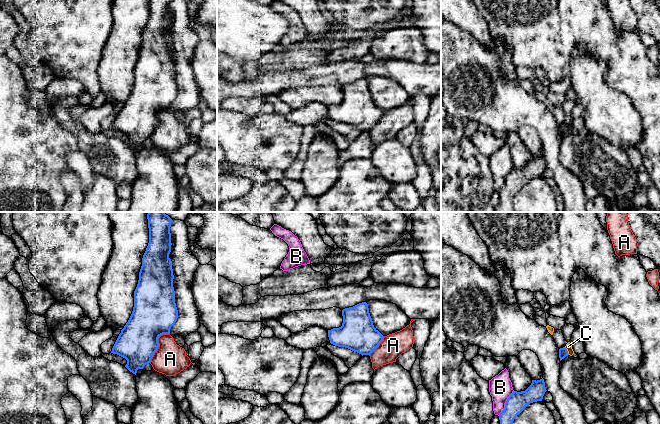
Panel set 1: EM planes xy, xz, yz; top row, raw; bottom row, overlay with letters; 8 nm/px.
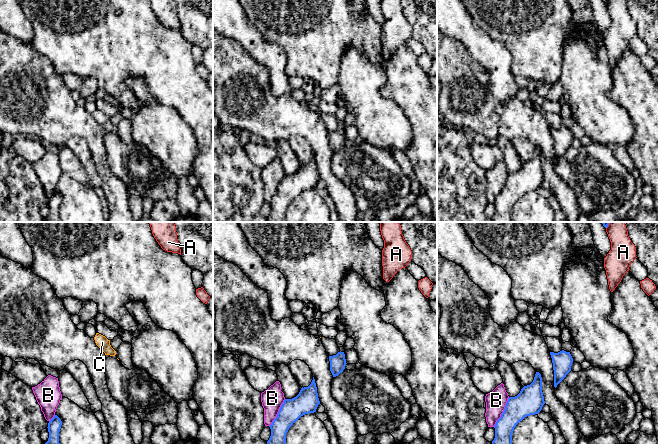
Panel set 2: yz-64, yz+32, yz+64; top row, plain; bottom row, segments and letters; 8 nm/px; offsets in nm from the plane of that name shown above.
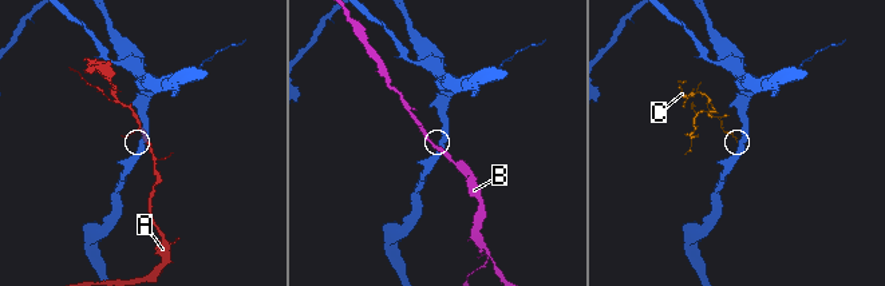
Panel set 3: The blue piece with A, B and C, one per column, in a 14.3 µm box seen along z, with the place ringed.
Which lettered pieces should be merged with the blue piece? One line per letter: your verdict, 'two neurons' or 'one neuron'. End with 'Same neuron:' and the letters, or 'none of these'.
A: two neurons
B: two neurons
C: two neurons
Same neuron: none of these

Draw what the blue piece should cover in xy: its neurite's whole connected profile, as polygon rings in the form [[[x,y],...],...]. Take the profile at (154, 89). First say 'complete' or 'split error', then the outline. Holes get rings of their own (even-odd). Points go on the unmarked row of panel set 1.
complete; [[[148,0],[149,19],[134,67],[133,87],[111,127],[125,134],[125,143],[135,151],[151,138],[159,123],[158,114],[170,110],[178,94],[169,34],[170,3],[171,0]]]

